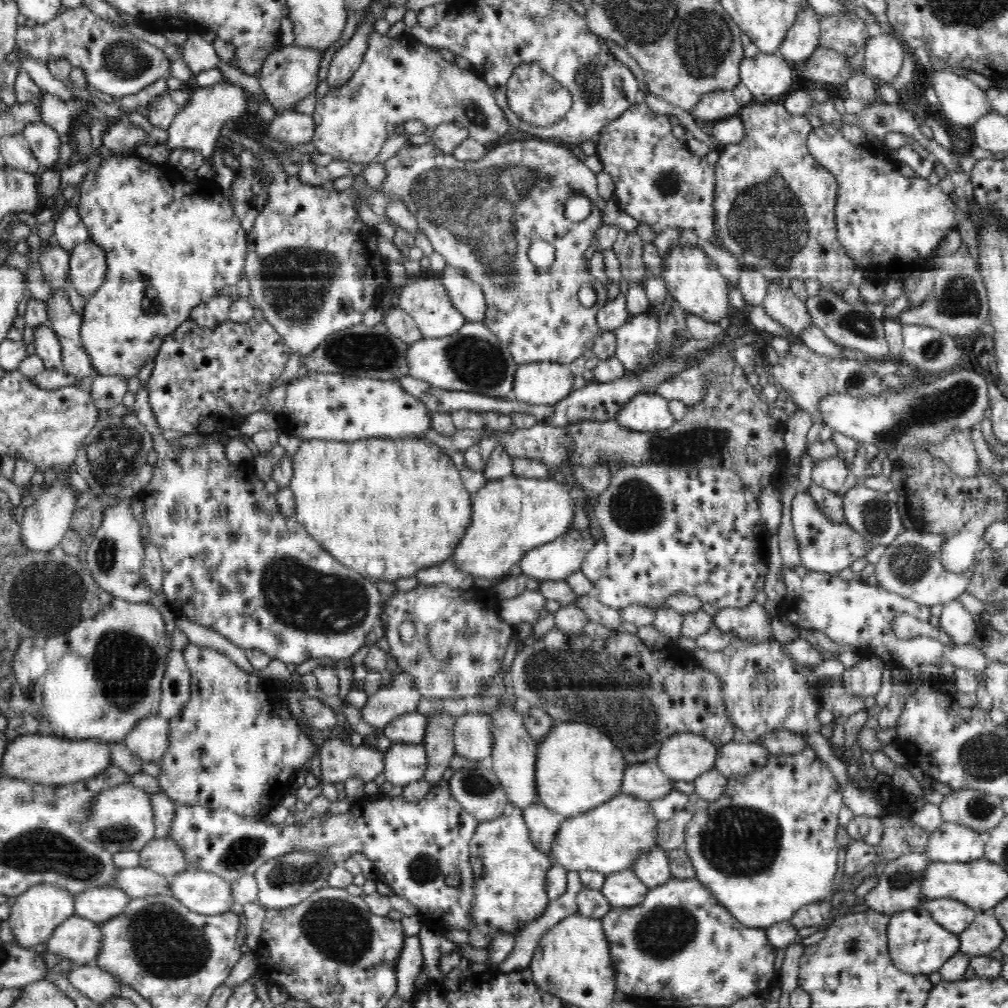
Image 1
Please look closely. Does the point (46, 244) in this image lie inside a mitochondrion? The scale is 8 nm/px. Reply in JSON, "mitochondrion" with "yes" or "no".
{"mitochondrion":"no"}

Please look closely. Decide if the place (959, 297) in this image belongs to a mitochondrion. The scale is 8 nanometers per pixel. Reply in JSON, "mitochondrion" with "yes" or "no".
{"mitochondrion":"yes"}

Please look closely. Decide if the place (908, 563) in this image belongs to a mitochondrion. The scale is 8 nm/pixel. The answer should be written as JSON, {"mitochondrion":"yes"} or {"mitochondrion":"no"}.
{"mitochondrion":"yes"}

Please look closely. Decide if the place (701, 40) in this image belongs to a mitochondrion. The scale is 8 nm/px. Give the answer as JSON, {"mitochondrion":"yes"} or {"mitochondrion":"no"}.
{"mitochondrion":"yes"}

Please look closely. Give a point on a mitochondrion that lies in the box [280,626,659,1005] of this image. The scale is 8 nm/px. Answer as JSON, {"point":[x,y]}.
{"point":[337,928]}

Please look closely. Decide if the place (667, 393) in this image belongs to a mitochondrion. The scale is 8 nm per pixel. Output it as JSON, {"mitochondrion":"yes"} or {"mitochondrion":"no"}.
{"mitochondrion":"no"}

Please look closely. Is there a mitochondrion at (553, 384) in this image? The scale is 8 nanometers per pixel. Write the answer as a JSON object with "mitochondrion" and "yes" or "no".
{"mitochondrion":"no"}

